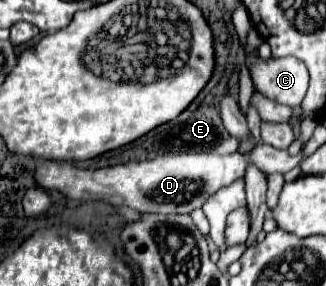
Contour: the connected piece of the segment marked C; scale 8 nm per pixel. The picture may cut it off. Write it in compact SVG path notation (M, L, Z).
M257 54L247 58L247 66L251 70L251 78L255 88L289 108L299 108L303 102L303 94L307 92L309 74L303 62L297 58L269 58L261 60Z

